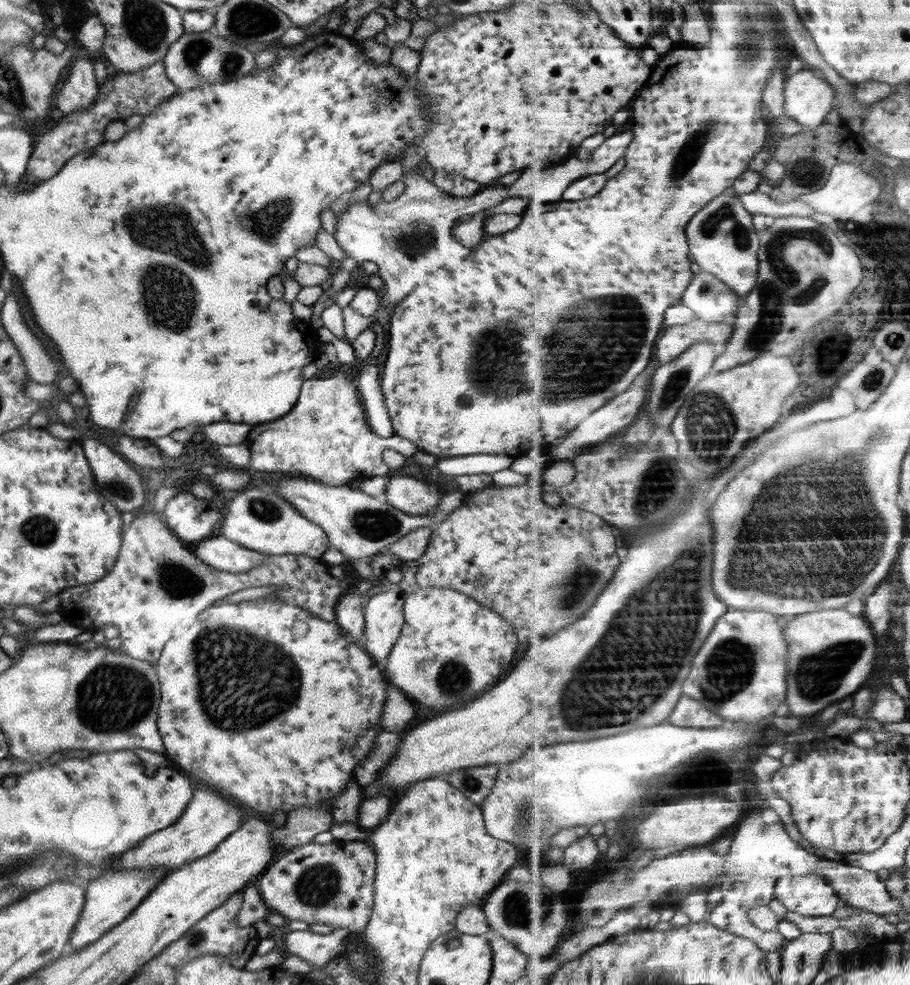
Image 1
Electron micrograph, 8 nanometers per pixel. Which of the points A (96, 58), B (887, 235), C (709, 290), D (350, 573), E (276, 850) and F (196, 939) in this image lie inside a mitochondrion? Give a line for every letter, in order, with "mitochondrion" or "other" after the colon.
A: other
B: mitochondrion
C: mitochondrion
D: other
E: other
F: mitochondrion

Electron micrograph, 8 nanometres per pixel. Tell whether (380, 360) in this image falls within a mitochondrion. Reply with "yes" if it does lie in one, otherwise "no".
no

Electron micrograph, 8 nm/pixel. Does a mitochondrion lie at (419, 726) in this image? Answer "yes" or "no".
no

